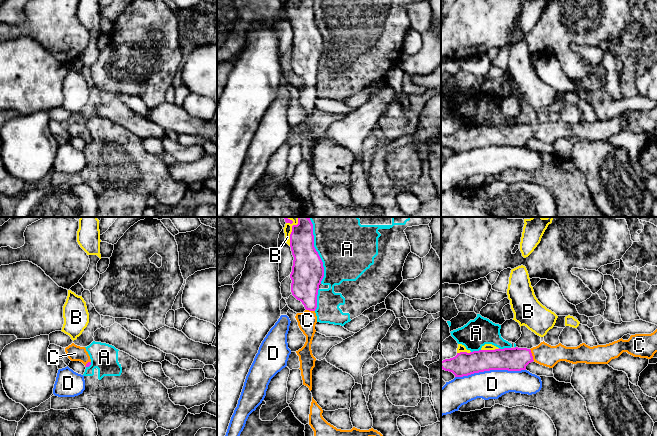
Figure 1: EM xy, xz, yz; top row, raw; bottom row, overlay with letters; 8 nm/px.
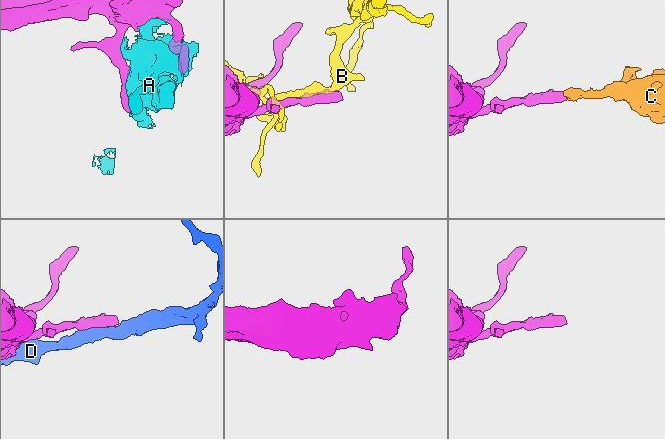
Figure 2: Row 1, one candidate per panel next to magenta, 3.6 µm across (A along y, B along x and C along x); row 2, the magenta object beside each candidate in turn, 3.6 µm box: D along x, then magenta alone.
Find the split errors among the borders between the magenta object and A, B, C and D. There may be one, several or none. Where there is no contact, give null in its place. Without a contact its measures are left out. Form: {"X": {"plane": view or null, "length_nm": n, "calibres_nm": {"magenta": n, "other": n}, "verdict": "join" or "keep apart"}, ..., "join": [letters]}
{"A": {"plane": "xz", "length_nm": 480, "calibres_nm": {"magenta": 260, "other": 440}, "verdict": "keep apart"}, "B": {"plane": "xz", "length_nm": 190, "calibres_nm": {"magenta": 200, "other": 60}, "verdict": "keep apart"}, "C": {"plane": "yz", "length_nm": 100, "calibres_nm": {"magenta": 190, "other": 180}, "verdict": "join"}, "D": {"plane": "yz", "length_nm": 550, "calibres_nm": {"magenta": 190, "other": 220}, "verdict": "keep apart"}, "join": ["C"]}

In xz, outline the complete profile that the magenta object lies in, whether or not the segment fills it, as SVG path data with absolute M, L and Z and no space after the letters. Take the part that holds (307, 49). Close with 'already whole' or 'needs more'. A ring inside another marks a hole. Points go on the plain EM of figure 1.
M297 0L292 2L290 23L294 33L290 54L292 71L305 83L303 89L295 94L298 102L306 112L304 122L296 127L299 132L303 161L312 166L312 146L316 134L312 130L311 120L316 108L317 71L319 61L324 53L323 38L314 23L313 0Z | needs more

